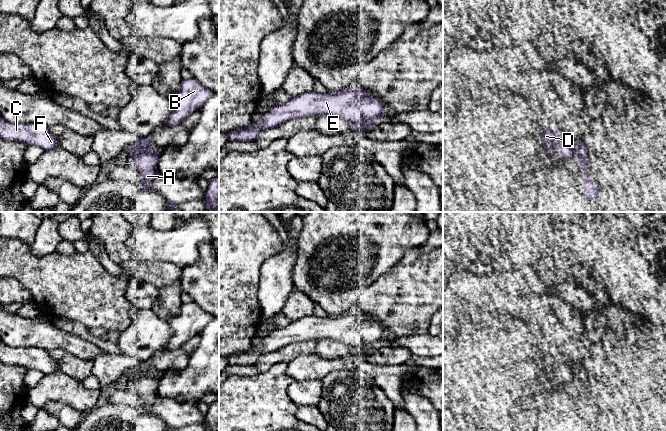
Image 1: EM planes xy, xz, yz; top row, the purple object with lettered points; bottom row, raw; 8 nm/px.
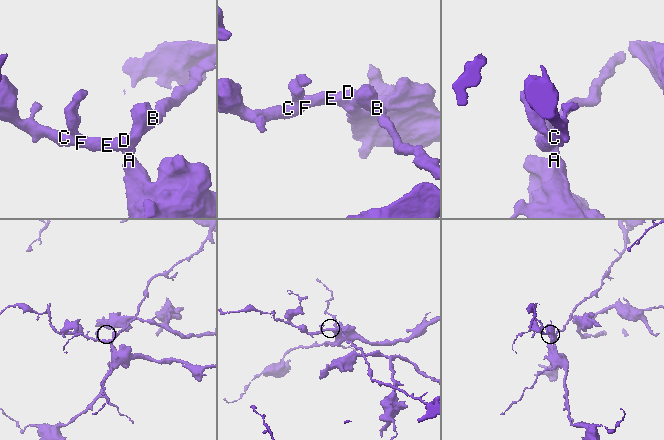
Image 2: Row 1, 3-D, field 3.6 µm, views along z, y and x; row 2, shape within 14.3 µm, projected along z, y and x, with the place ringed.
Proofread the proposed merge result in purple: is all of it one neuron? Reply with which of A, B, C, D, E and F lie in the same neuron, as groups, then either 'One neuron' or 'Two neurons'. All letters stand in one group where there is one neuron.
Groups: A / B C D E F. Two neurons

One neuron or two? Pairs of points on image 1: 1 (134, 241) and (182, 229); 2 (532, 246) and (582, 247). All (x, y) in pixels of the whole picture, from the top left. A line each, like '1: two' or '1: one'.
1: one
2: two

